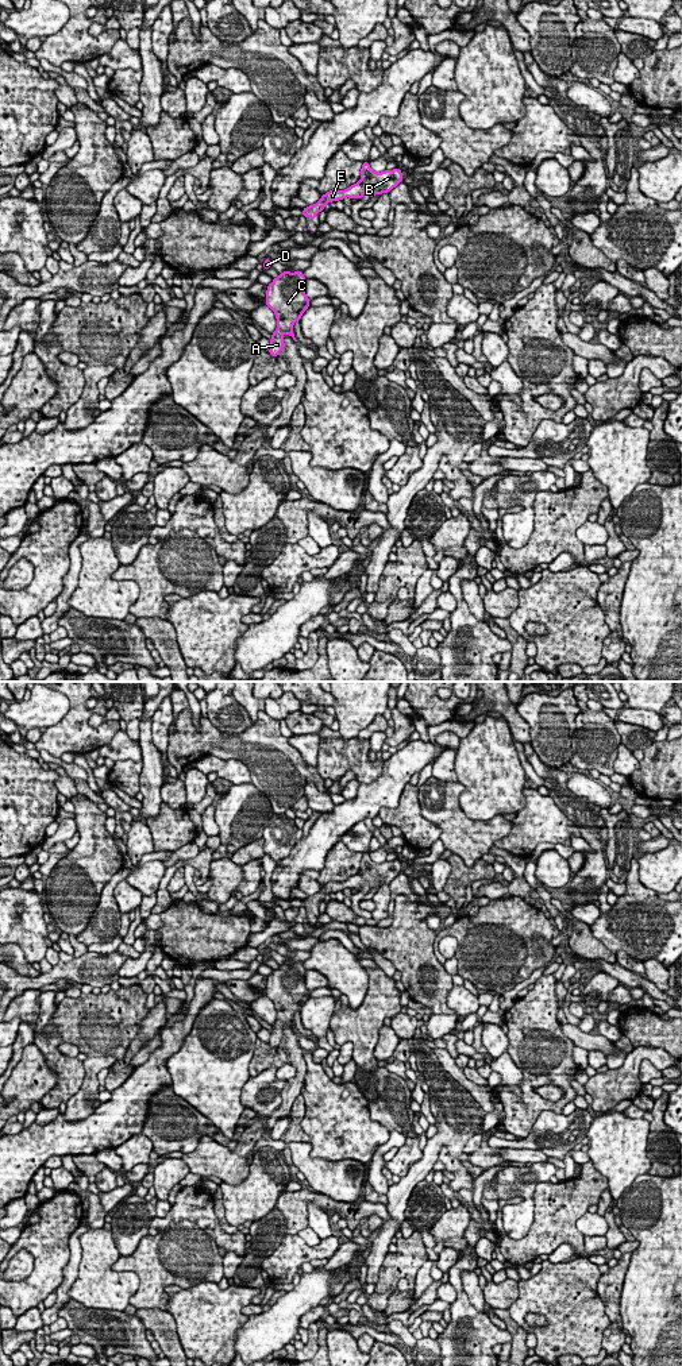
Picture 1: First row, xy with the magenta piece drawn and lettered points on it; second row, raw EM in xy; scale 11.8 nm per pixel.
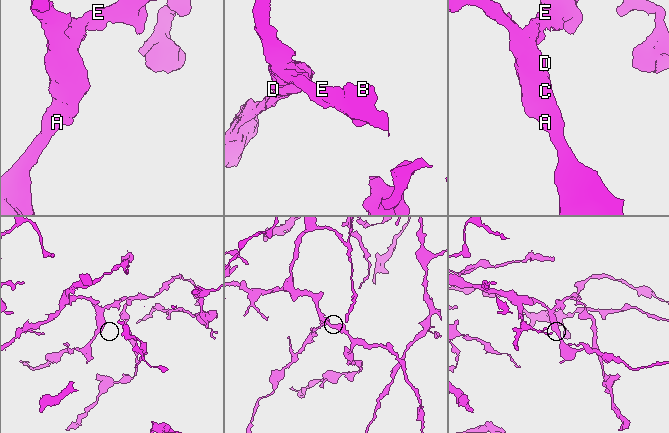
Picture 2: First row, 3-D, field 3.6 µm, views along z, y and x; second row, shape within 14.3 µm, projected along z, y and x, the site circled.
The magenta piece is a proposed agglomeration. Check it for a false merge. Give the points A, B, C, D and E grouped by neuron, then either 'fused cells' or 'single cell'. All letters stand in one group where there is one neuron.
groups A B C D E; single cell

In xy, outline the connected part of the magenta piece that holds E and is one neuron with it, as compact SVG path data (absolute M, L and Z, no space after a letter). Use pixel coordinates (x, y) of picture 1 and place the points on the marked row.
M363 162L361 180L357 184L351 185L346 190L327 192L316 204L304 208L303 216L315 220L316 215L320 213L328 202L336 202L346 197L350 197L351 200L361 200L366 192L370 194L370 198L377 193L389 193L393 188L402 182L402 177L404 175L398 167L377 173L370 167L369 162Z

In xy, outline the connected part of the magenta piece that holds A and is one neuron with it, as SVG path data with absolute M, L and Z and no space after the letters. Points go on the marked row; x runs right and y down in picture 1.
M303 271L278 274L266 290L266 305L274 312L277 328L271 333L269 354L278 356L285 343L282 336L288 333L293 337L293 325L301 320L303 313L309 308L309 298L305 296L305 282Z

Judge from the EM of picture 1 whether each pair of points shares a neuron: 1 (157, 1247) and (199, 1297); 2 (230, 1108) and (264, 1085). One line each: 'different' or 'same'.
1: same
2: different

